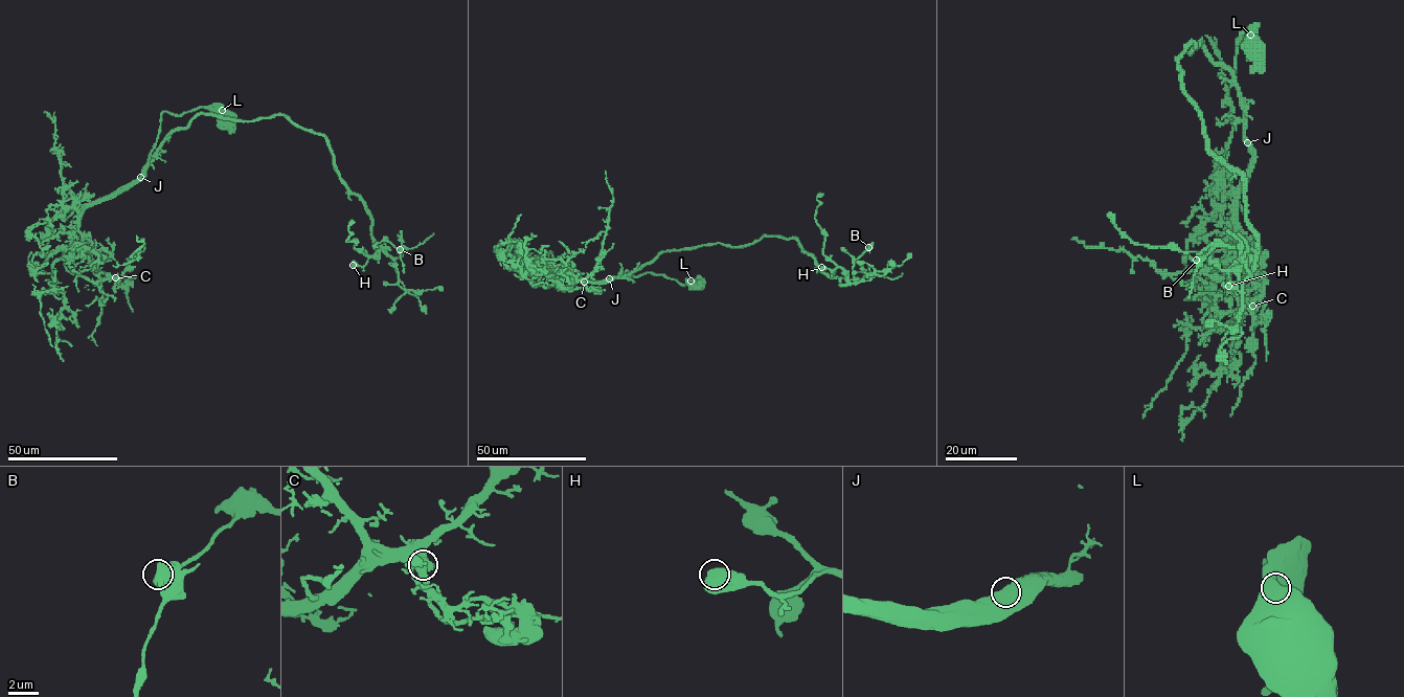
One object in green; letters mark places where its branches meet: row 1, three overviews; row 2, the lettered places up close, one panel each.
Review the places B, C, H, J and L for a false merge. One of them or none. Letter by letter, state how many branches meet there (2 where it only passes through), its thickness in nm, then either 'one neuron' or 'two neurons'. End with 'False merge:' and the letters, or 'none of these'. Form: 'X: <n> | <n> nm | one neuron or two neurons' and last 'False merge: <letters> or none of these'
B: 1 | 850 nm | one neuron
C: 1 | 800 nm | one neuron
H: 1 | 900 nm | one neuron
J: 1 | 900 nm | one neuron
L: 1 | 900 nm | one neuron
False merge: none of these

